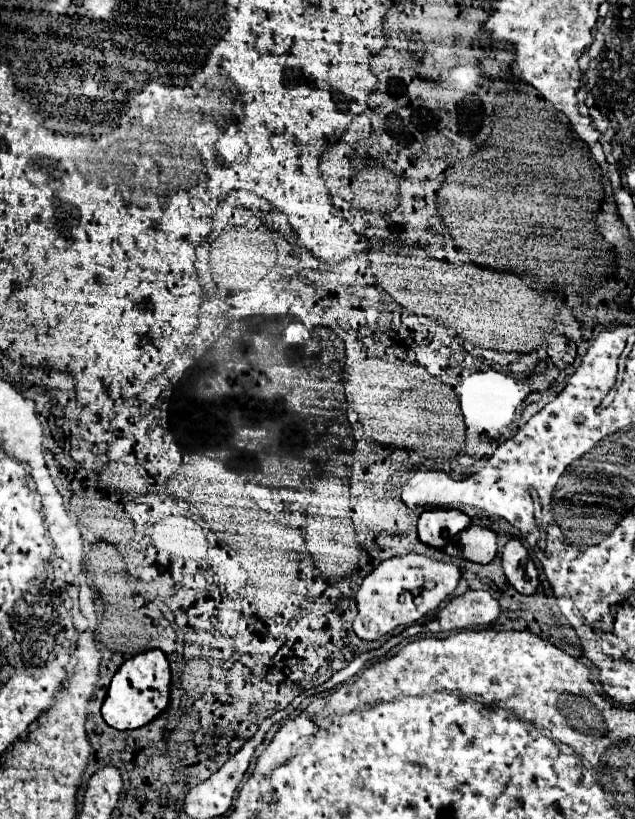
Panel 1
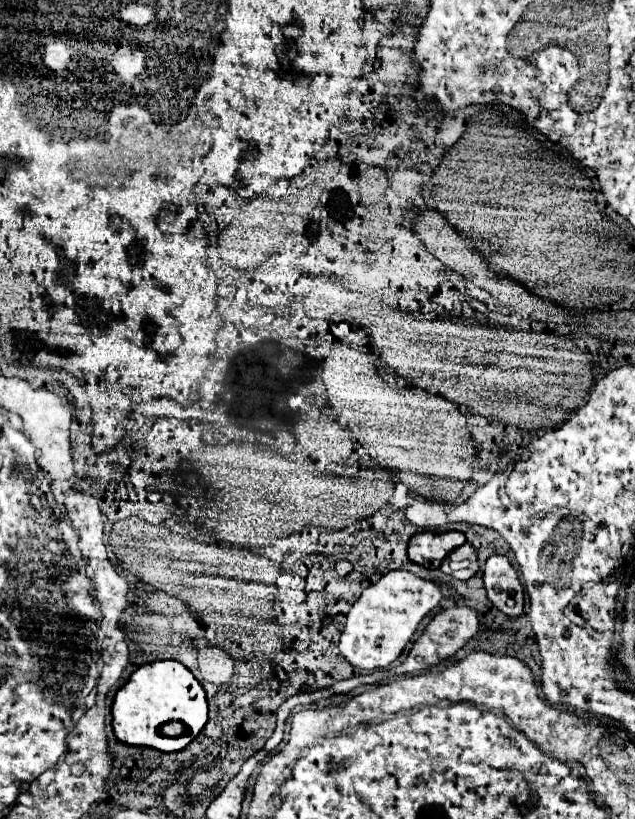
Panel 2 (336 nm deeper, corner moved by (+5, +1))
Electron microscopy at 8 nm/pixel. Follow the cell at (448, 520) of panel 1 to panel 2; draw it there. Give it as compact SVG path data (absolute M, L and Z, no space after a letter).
M419 531L409 541L409 559L427 569L435 569L441 565L441 561L451 549L463 543L465 535L461 531L445 531L445 533Z

